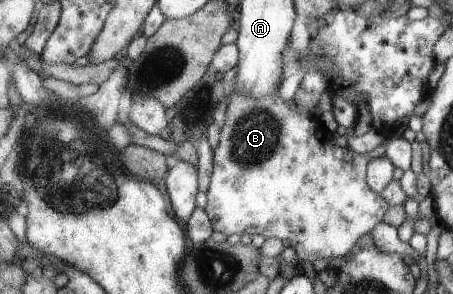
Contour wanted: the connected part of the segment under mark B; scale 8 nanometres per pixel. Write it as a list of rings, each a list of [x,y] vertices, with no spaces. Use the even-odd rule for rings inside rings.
[[[278,85],[276,88],[263,97],[251,97],[247,93],[243,93],[234,89],[231,94],[225,97],[225,112],[224,112],[224,124],[220,128],[220,136],[218,138],[218,146],[213,153],[213,165],[212,172],[209,178],[209,185],[205,190],[206,206],[204,206],[204,212],[208,217],[211,224],[211,229],[228,236],[230,234],[244,234],[250,235],[260,234],[264,238],[276,237],[280,239],[286,246],[290,246],[295,250],[295,254],[298,260],[308,260],[308,262],[314,262],[316,258],[328,258],[342,257],[348,254],[354,244],[358,242],[362,236],[372,231],[375,224],[378,224],[383,215],[388,210],[388,203],[383,199],[380,193],[373,190],[366,181],[366,168],[368,162],[377,156],[384,155],[384,142],[379,146],[370,150],[369,152],[358,154],[348,147],[342,145],[340,148],[336,148],[333,142],[330,142],[328,138],[328,132],[324,130],[324,125],[317,118],[306,118],[292,112],[288,108],[288,104],[282,100],[278,93]]]

